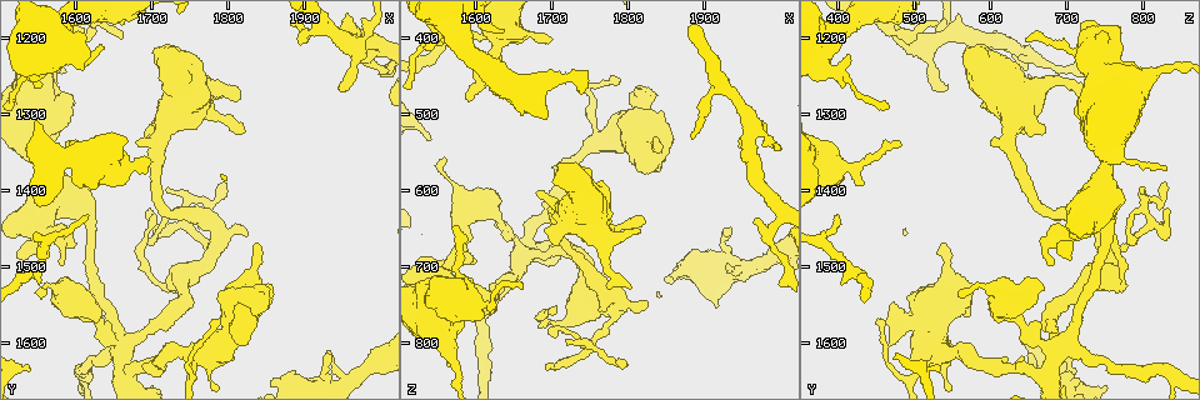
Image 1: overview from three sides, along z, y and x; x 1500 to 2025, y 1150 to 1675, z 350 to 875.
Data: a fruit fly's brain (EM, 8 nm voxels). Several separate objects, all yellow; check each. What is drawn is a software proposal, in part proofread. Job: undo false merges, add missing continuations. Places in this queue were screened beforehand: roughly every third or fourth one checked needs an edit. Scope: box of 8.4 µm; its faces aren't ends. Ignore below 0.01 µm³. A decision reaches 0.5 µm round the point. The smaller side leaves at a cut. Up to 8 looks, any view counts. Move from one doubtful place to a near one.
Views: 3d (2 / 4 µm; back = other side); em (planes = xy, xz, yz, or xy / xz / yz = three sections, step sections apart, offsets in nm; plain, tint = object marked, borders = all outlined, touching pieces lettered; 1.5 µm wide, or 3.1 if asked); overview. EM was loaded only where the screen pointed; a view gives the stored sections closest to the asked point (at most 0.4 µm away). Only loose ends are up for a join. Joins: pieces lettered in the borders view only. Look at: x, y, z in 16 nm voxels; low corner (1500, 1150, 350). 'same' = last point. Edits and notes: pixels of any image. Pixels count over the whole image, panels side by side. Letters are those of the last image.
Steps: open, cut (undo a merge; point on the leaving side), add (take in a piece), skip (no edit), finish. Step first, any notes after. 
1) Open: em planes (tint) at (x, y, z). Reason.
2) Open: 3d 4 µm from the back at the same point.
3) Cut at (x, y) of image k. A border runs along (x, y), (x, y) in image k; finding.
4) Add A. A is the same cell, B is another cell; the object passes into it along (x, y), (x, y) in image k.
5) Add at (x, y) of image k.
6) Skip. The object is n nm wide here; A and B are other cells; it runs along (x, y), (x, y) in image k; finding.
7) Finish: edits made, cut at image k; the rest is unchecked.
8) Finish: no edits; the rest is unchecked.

Open: 3d 2 µm at (1995, 1220, 650). Sudden change in width.

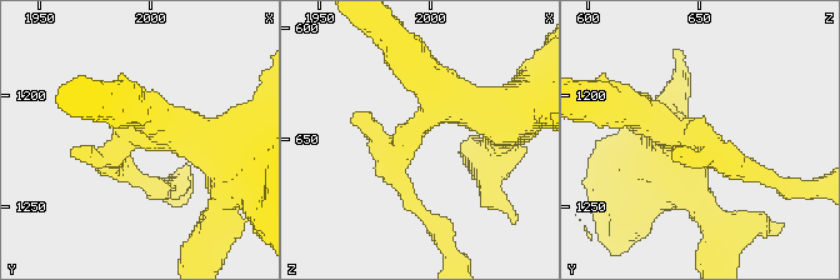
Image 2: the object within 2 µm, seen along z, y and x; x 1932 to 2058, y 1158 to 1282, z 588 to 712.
Open: em planes (borders) at (1991, 1217, 648). 3 arms meet here.

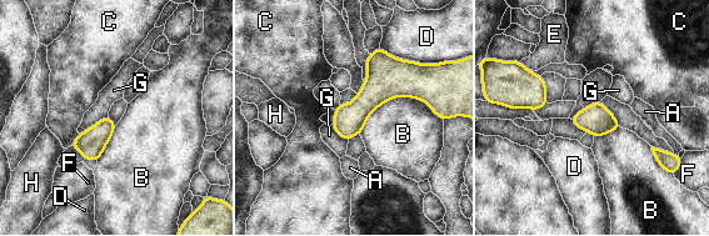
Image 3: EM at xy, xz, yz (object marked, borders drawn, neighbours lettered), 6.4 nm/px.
Skip. A, B, C, D, E, F, G and H are other cells; a border runs along (440, 116), (395, 96), (360, 134) in image 3; one neuron here.

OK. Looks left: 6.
Open: em xz step 4 (tint) at (1725, 1400, 795). Tapers out.

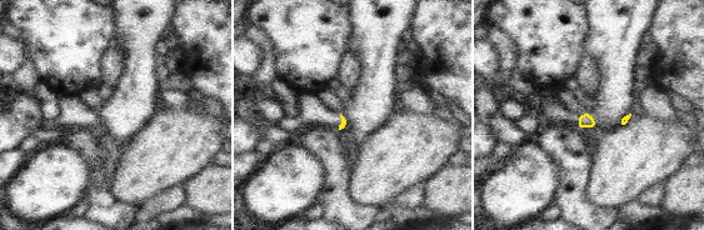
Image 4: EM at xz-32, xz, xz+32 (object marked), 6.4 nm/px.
Open: em yz step 4 (borders) at the same point. Cut it another way.

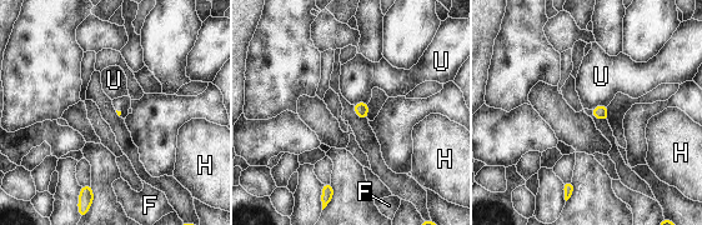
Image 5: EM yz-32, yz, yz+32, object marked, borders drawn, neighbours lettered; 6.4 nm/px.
Skip. F, H and U are other cells; a border runs along (606, 105), (596, 105), (591, 109) in image 5; no lettered piece goes on from it.

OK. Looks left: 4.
Open: 3d 4 µm from the back at (1685, 1335, 605). Branch stops here.

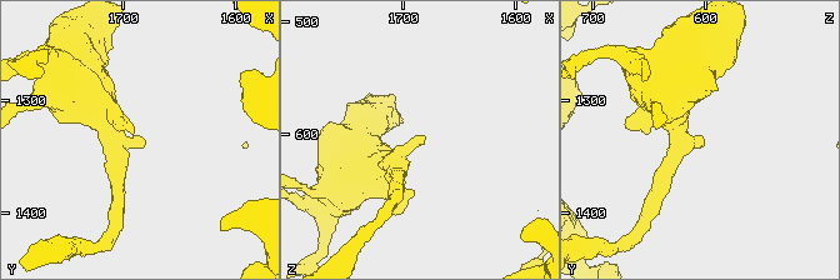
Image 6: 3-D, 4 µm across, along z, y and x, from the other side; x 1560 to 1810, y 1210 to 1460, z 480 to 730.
Open: em planes (borders) at (1680, 1332, 602).

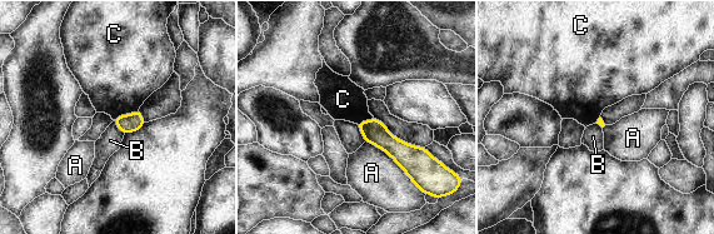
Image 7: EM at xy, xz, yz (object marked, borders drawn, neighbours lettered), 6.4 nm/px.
Skip. A, B and C are other cells; a border runs along (138, 109), (120, 114), (114, 120) in image 7; no lettered piece goes on from it.

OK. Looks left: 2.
Finish: no edits; the rest is unchecked.

